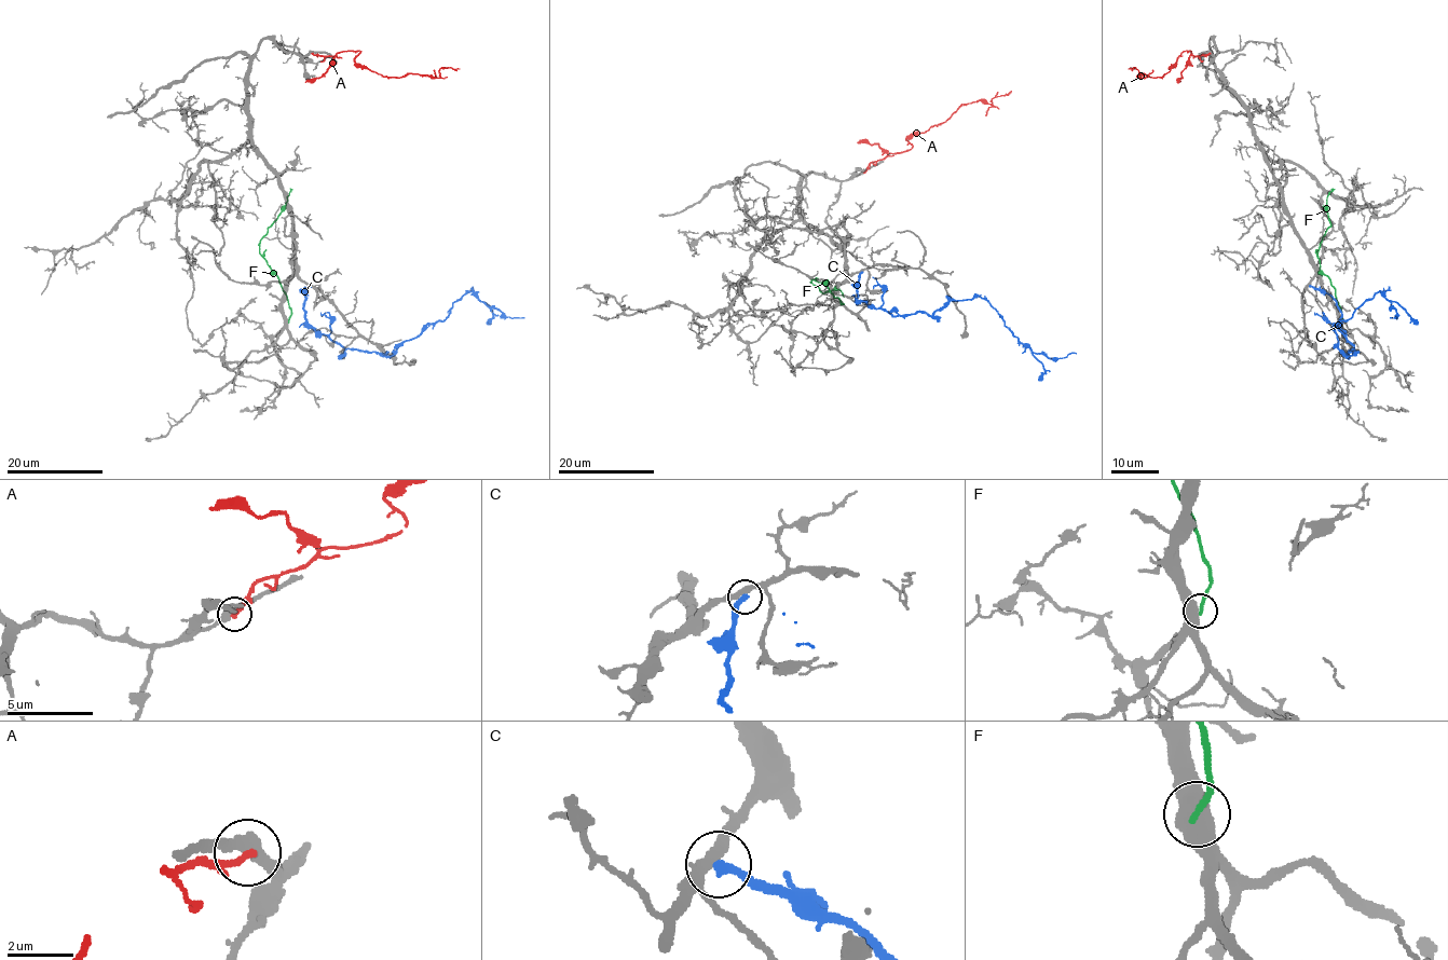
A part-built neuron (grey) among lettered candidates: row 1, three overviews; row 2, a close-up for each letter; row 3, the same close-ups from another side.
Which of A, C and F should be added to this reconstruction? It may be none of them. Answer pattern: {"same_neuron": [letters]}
{"same_neuron": []}

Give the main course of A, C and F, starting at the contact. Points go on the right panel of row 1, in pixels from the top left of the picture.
A: (1209, 53), (1184, 52), (1162, 77), (1143, 73), (1138, 76), (1142, 78), (1135, 68), (1129, 68)
C: (1310, 286), (1336, 302), (1340, 328), (1354, 345), (1344, 355), (1334, 325), (1380, 291), (1396, 311), (1391, 317)
F: (1340, 321), (1342, 311), (1329, 278), (1321, 269), (1317, 254), (1330, 224), (1326, 196), (1334, 189)

